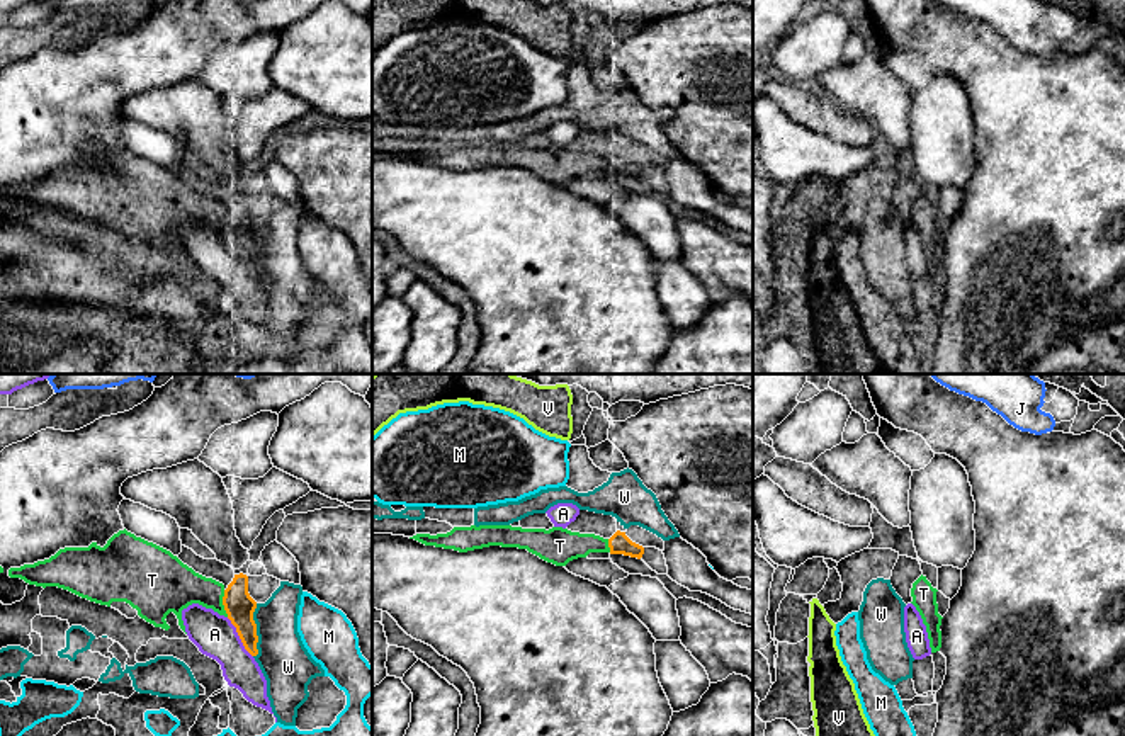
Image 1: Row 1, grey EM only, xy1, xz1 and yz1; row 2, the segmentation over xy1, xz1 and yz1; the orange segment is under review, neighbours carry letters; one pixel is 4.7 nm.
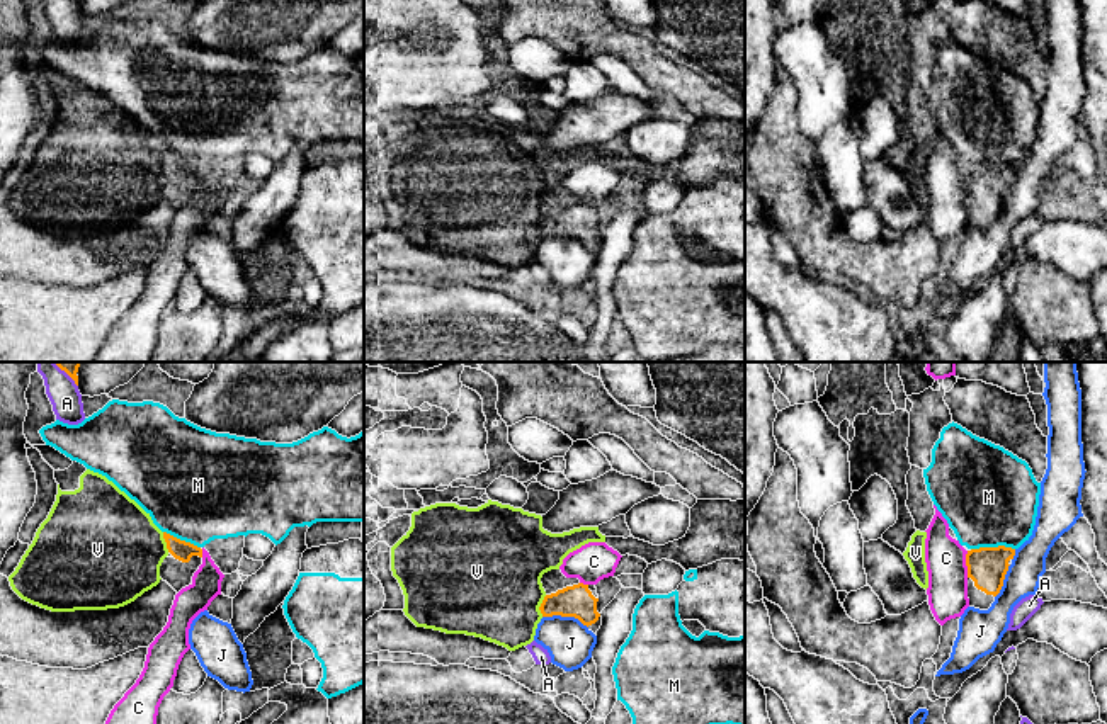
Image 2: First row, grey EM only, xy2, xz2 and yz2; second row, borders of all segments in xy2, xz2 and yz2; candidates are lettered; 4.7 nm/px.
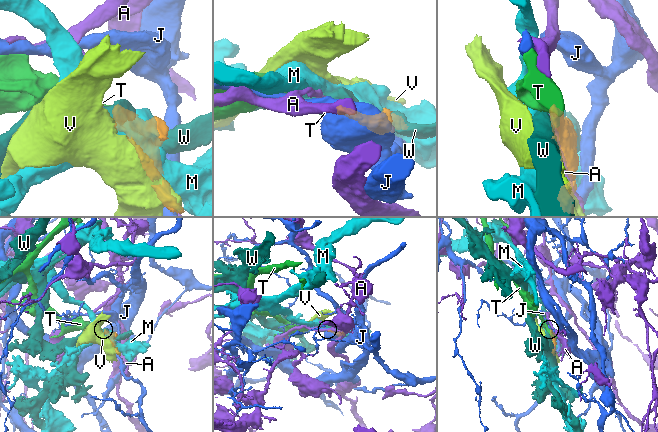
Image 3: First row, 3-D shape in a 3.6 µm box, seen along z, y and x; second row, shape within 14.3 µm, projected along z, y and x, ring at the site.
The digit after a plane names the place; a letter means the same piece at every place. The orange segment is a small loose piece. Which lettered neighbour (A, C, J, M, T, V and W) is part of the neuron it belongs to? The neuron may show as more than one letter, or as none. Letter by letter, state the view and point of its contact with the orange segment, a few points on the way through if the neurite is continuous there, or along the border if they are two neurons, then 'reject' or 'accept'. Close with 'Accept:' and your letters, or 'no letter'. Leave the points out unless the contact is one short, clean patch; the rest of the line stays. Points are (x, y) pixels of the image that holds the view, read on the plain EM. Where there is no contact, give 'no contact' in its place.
A: contact xy1 (240, 257); reject
C: contact yz2 (966, 184); border yz2 (968, 170), (966, 196); reject
J: contact xz2 (565, 235); border xz2 (543, 235), (573, 235), (587, 247); reject
M: contact yz2 (992, 167); reject
T: contact xy1 (223, 223); accept
V: contact xz2 (541, 225); border xz2 (546, 214), (539, 226), (541, 235); reject
W: contact xy1 (255, 250); reject
Accept: T

